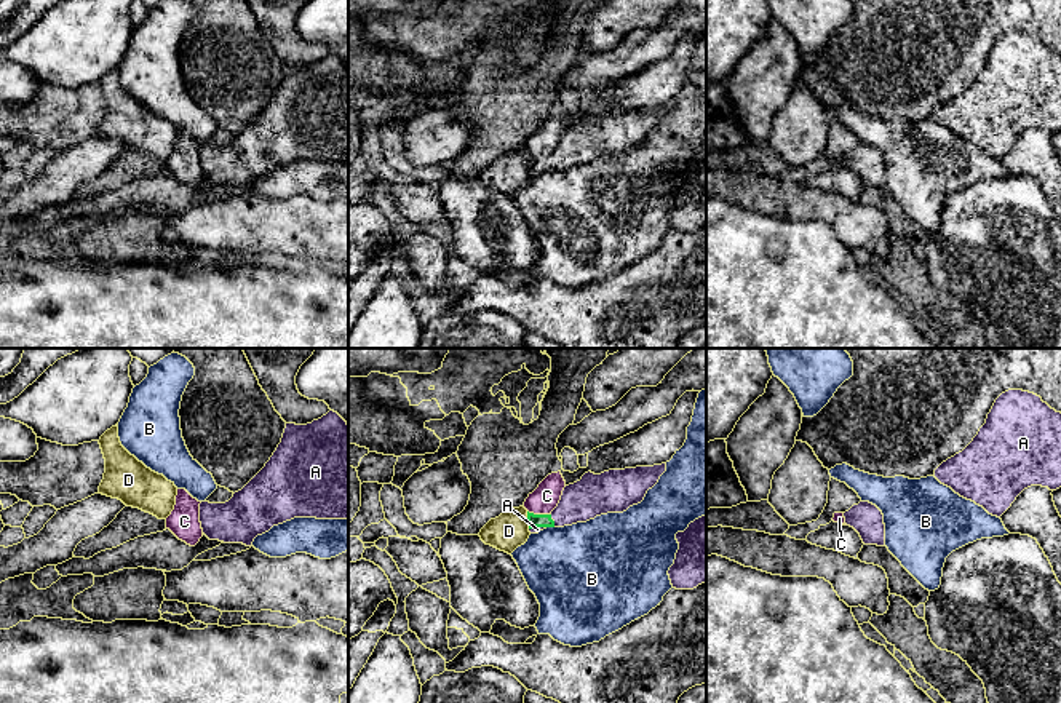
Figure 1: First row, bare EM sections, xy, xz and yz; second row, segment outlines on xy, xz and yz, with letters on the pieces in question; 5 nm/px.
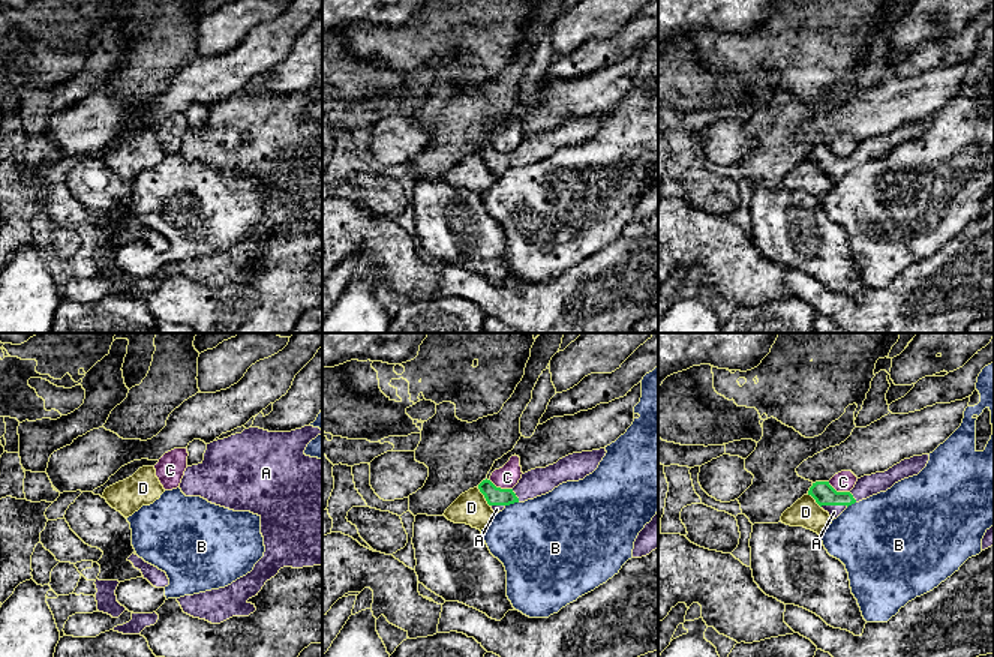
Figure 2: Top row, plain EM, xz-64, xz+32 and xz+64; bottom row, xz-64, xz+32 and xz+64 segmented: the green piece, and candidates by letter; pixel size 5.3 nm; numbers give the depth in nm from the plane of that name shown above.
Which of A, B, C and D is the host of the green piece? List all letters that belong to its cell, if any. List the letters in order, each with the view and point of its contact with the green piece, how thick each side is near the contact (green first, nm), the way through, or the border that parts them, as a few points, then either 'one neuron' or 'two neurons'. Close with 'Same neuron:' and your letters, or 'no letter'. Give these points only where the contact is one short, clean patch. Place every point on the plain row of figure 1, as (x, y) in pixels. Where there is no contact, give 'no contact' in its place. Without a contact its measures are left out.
A: xz (552, 162) | 70/200 nm | across xz (534, 163), (552, 162), (593, 138) | one neuron
B: xz (550, 168) | 70/440 nm | along xz (547, 168), (553, 170) | two neurons
C: xz (539, 157) | 70/140 nm | two neurons
D: xz (528, 162) | 70/180 nm | two neurons
Same neuron: A

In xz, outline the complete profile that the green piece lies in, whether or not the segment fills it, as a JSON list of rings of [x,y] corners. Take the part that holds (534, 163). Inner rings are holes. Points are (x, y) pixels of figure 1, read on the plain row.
[[[666,105],[609,112],[601,117],[588,113],[580,123],[564,129],[558,149],[550,157],[527,153],[529,174],[538,176],[546,169],[564,169],[607,155],[623,155],[641,145],[665,113]]]

